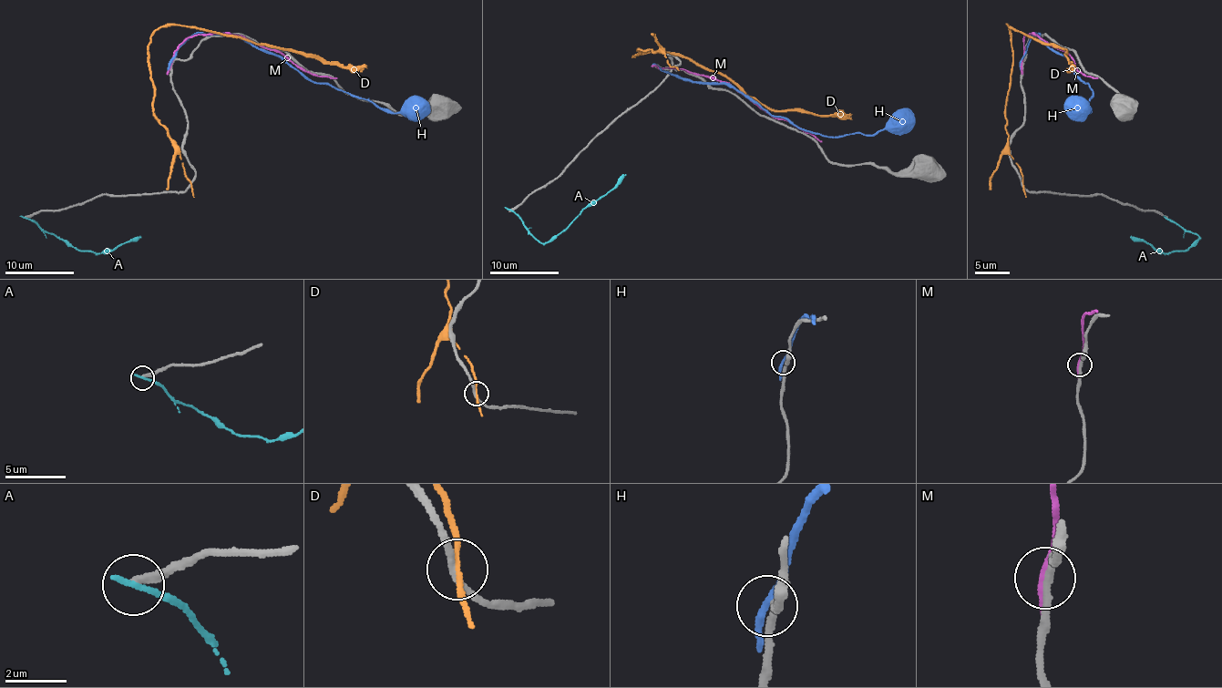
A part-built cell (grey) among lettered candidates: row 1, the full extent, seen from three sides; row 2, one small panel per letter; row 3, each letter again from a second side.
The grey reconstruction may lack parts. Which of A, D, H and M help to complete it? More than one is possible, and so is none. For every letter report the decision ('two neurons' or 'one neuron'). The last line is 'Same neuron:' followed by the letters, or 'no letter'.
A: two neurons
D: two neurons
H: two neurons
M: two neurons
Same neuron: no letter

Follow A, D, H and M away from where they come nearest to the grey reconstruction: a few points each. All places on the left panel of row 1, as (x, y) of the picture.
A: (25, 218), (33, 220), (81, 251), (112, 251), (141, 237)
D: (191, 184), (178, 146), (153, 113), (148, 48), (160, 27), (196, 27), (318, 55), (344, 66), (366, 65)
H: (172, 60), (182, 45), (196, 34), (241, 35), (275, 53), (315, 82), (394, 113), (411, 105), (428, 103)
M: (170, 63), (174, 51), (188, 37), (234, 34), (277, 49), (313, 76), (337, 78)

